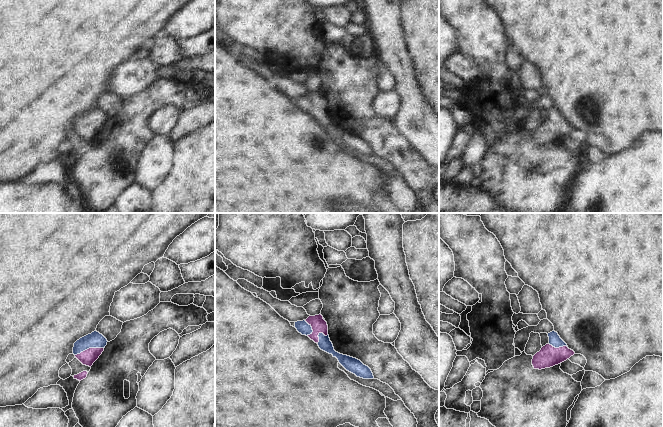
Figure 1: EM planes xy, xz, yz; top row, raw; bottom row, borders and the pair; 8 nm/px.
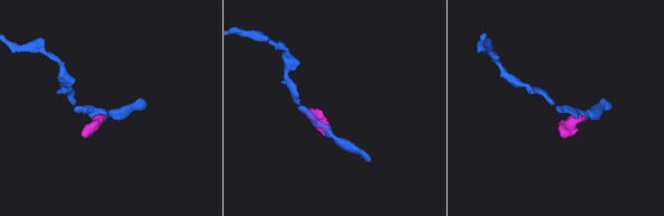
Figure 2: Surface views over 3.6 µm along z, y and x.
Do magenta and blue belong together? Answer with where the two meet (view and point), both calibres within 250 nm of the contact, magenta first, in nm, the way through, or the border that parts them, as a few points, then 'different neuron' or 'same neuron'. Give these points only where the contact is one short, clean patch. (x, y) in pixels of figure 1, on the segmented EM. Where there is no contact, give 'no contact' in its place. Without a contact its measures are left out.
xy (89, 348) | 120/130 nm | across xy (88, 357), (89, 348), (94, 343), (94, 340) | same neuron

